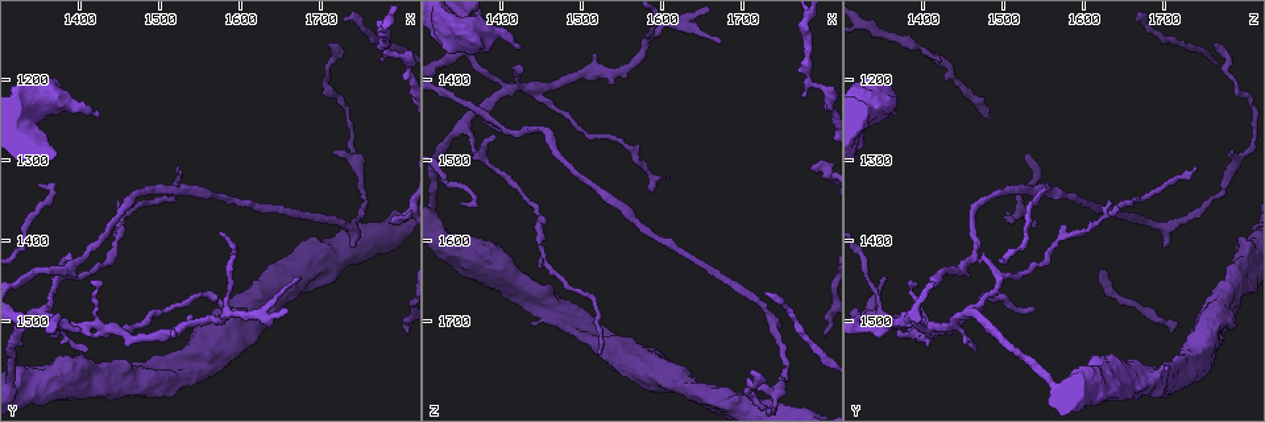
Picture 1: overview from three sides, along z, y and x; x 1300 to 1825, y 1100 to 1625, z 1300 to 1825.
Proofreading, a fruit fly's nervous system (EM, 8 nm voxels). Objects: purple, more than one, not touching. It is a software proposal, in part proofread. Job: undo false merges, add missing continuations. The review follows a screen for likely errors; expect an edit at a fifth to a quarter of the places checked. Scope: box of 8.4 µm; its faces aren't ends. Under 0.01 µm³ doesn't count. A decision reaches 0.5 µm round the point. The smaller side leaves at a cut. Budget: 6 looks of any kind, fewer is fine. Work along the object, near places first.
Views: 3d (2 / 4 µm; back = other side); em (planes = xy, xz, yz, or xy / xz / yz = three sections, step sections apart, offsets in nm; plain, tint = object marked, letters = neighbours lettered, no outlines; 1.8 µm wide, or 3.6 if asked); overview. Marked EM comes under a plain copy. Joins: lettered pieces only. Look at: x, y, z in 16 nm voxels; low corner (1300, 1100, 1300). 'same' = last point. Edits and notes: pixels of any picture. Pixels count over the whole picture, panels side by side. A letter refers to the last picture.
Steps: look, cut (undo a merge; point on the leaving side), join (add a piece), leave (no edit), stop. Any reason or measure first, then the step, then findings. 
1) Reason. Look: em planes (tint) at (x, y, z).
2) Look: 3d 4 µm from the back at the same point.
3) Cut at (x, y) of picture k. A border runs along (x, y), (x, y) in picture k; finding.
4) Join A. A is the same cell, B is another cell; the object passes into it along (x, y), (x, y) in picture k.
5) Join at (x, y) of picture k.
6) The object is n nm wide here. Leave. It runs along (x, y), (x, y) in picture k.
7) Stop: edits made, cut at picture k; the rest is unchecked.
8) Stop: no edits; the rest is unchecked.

Tapers out. Look: em xz step 4 (letters) at (1785, 1380, 1510).

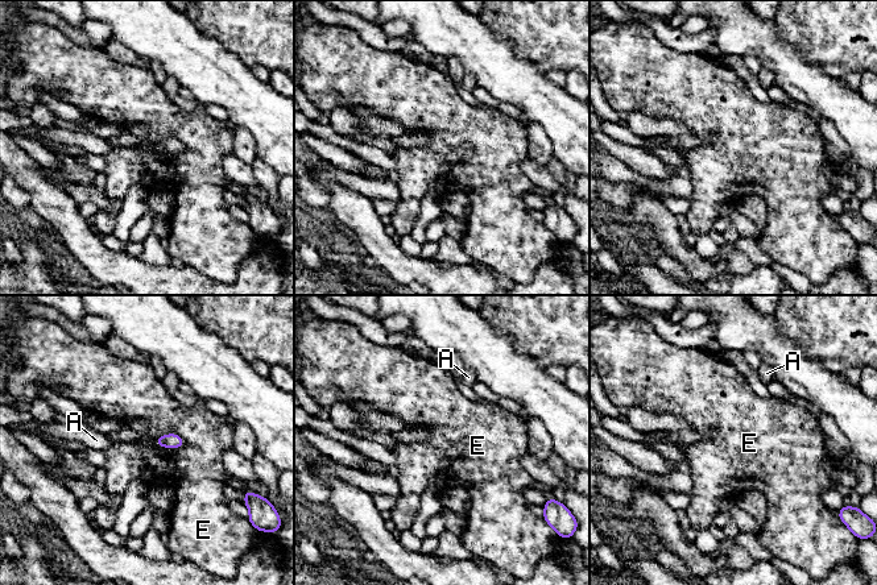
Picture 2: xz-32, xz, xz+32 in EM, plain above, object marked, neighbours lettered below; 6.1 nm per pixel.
The longest contact is with E, 200 nm. Leave. A and E are other cells; a border runs along (153, 442), (162, 447), (185, 444) in picture 2; no lettered piece goes on from it.

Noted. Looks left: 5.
Abrupt turn. Look: 3d 2 µm at (1400, 1505, 1415).

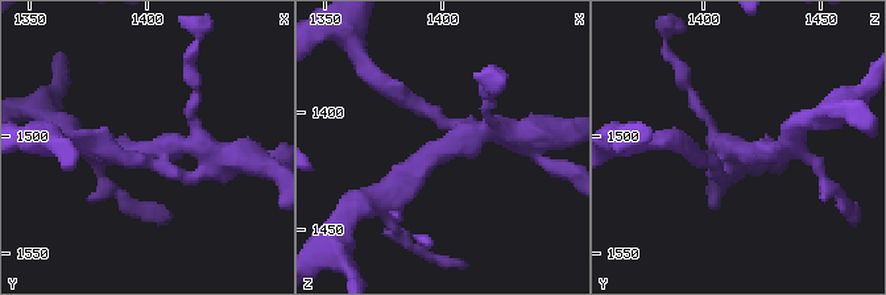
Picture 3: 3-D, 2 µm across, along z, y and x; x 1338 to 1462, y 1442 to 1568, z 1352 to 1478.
Need the tissue. Look: em 3.6 µm planes (letters) at (1400, 1507, 1414).

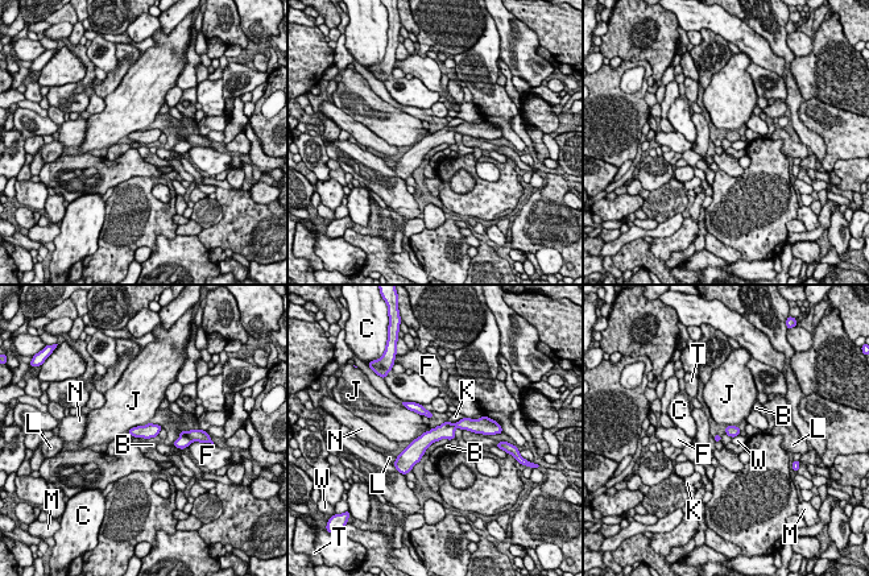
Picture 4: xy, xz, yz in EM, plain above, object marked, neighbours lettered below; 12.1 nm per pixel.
Cut at (182, 442) of picture 4. B, C, F, J, K, L, M, N, T and W are other cells; a border runs along (181, 435), (185, 436) in picture 4; two cells meet here.

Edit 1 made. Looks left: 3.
Free end. Look: 3d 4 µm from the back at (1520, 1515, 1365).

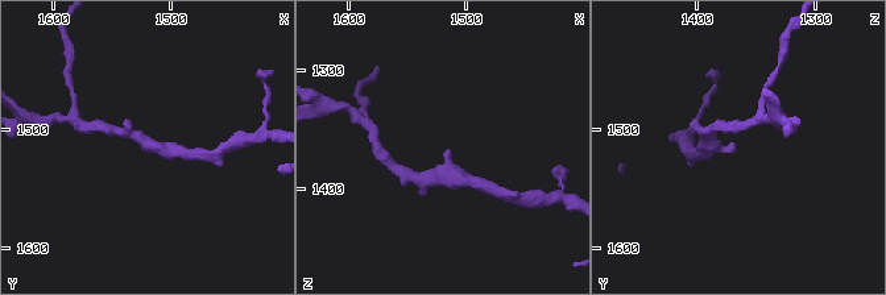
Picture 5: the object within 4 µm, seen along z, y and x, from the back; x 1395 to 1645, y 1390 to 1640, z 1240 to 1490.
Need the tissue. Look: em planes (letters) at (1518, 1514, 1368).

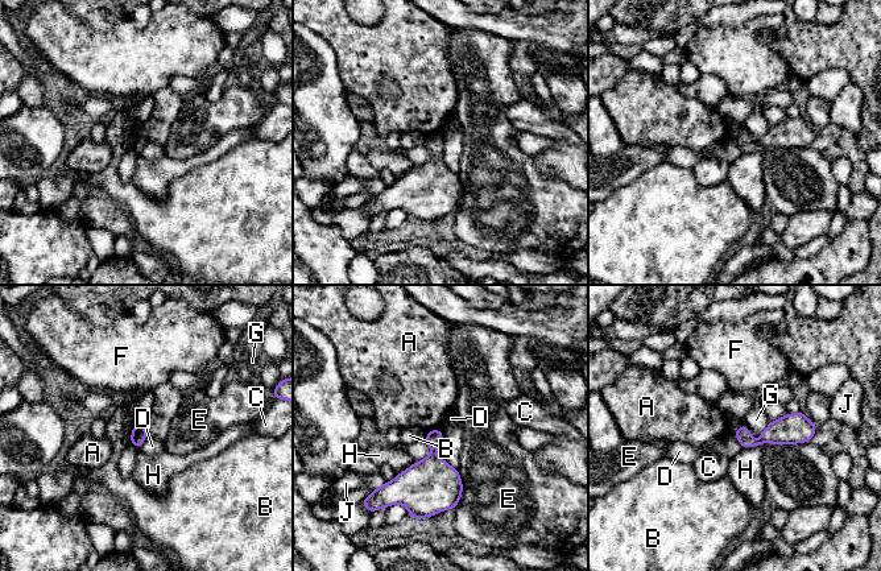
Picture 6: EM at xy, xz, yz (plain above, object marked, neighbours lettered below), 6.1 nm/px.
Leave. A, B, C, D, E, F, G, H and J are other cells; a border runs along (732, 431), (743, 447) in picture 6; none of them fits.

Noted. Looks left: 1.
Stop: edits made, cut at picture 4; the rest is unchecked.

